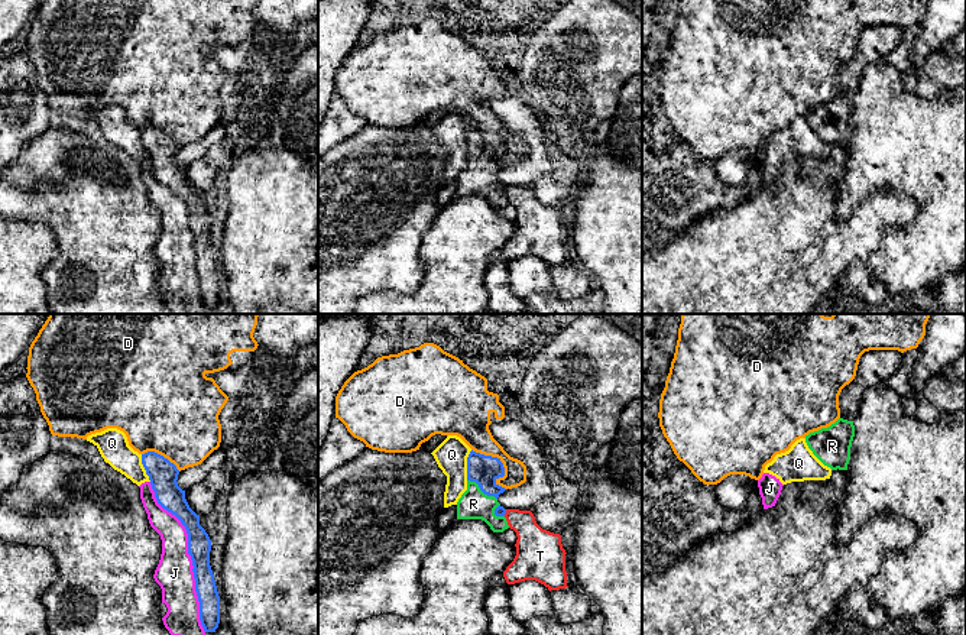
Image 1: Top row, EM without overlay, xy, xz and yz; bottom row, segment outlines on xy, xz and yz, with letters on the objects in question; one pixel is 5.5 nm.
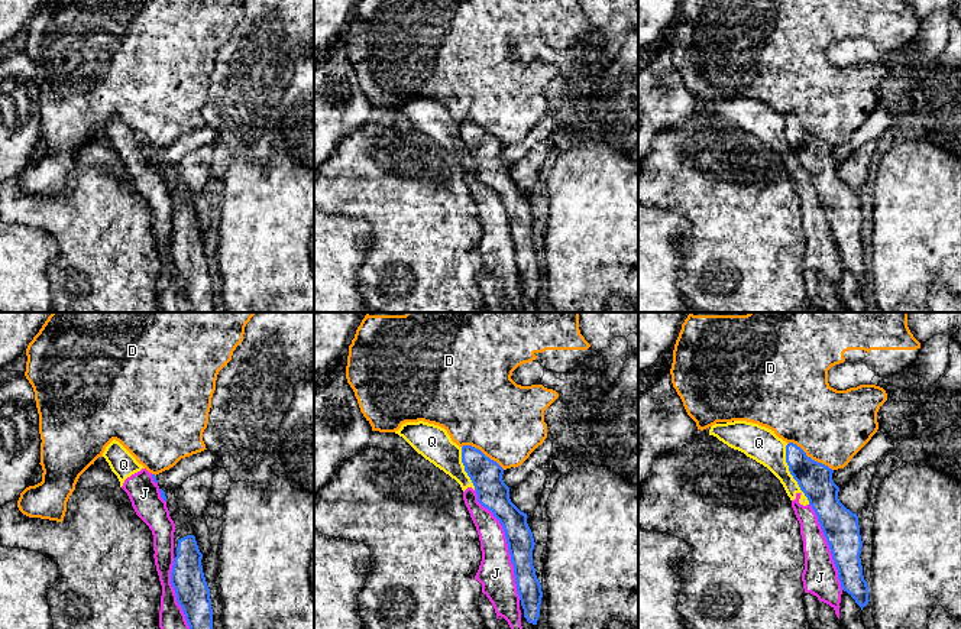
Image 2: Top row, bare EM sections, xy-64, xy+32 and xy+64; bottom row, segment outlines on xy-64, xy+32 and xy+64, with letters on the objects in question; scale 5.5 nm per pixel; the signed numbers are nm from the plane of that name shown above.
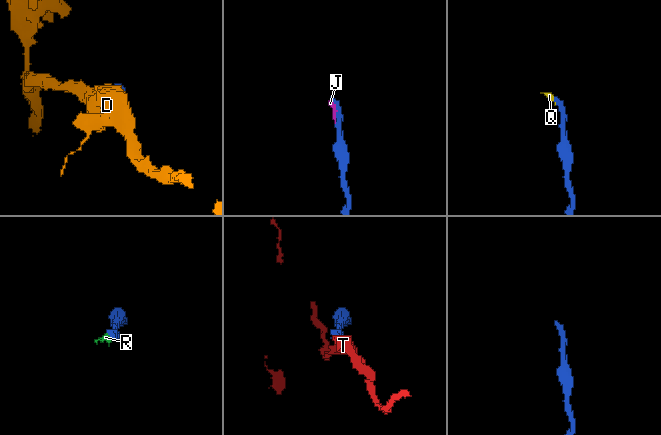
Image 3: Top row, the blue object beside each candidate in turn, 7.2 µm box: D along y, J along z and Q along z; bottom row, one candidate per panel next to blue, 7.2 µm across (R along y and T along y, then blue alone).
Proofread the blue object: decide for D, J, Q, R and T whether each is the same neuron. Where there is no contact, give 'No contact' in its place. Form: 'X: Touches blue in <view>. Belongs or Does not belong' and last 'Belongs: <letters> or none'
D: Touches blue in xz. Does not belong
J: Touches blue in xy. Does not belong
Q: Touches blue in xz. Does not belong
R: Touches blue in xz. Belongs
T: Touches blue in xz. Does not belong
Belongs: R

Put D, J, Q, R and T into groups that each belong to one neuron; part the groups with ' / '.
D / J Q / R / T

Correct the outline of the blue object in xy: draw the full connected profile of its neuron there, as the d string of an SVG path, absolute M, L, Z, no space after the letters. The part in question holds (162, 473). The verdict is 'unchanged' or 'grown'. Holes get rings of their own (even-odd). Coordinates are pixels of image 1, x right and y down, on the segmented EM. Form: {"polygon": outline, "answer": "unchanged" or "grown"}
{"polygon": "M155 451L142 454L142 464L158 503L175 515L187 529L188 554L194 566L195 592L200 602L200 621L205 632L215 632L220 623L220 596L210 566L211 540L200 525L200 515L189 508L185 490L178 486L176 466Z", "answer": "unchanged"}

